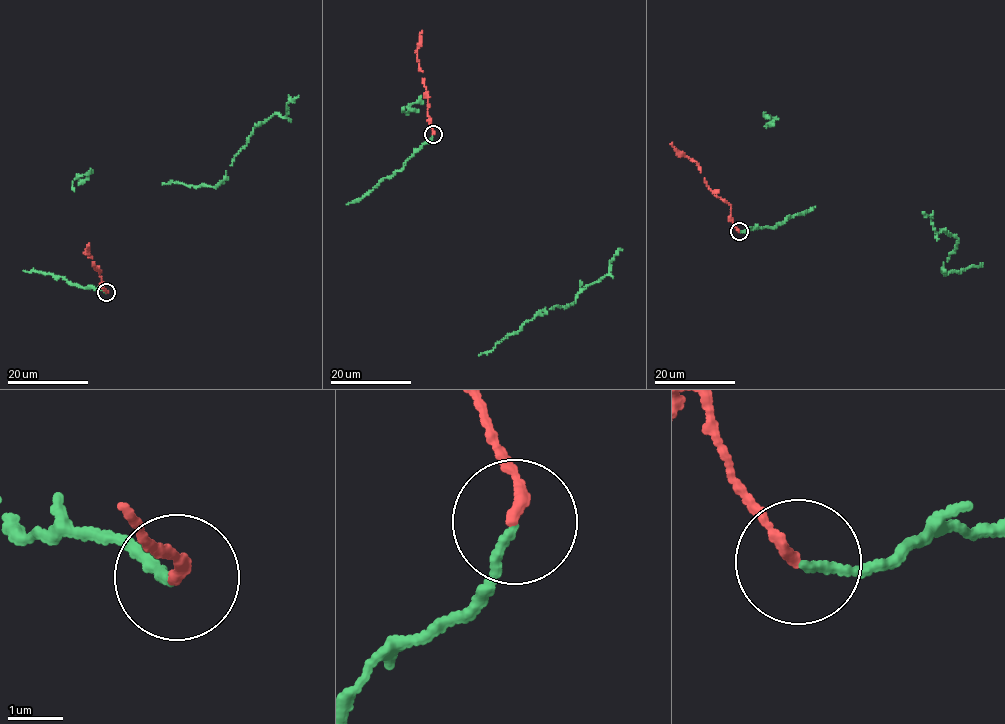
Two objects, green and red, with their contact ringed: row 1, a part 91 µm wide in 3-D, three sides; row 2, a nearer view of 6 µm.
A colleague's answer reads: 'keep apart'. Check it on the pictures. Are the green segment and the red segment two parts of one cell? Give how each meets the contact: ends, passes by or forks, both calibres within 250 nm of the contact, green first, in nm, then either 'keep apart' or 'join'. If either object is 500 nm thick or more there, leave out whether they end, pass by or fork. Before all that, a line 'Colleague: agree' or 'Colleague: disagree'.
Colleague: disagree
green ends there; red ends there; 150 nm thick on the green side, 190 nm on the other; join

